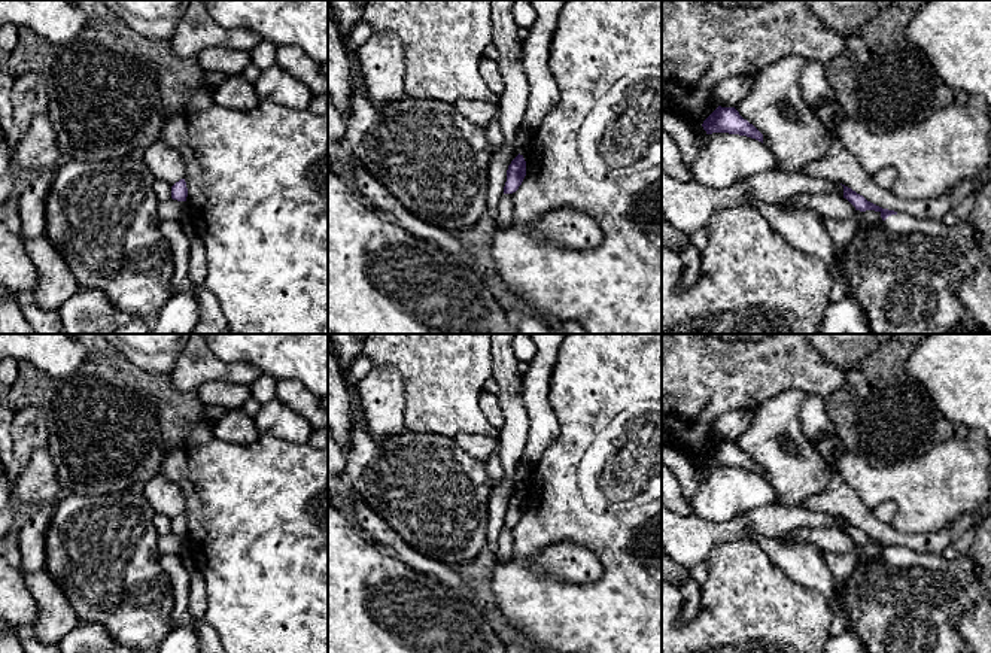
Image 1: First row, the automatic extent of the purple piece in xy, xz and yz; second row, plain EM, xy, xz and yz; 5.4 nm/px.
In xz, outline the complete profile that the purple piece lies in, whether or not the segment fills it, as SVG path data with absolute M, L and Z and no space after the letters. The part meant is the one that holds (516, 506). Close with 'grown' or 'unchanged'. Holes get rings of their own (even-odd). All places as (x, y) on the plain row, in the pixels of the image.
M519 488L508 499L504 528L516 526L522 519L525 510L526 510L526 495L523 489Z; unchanged

